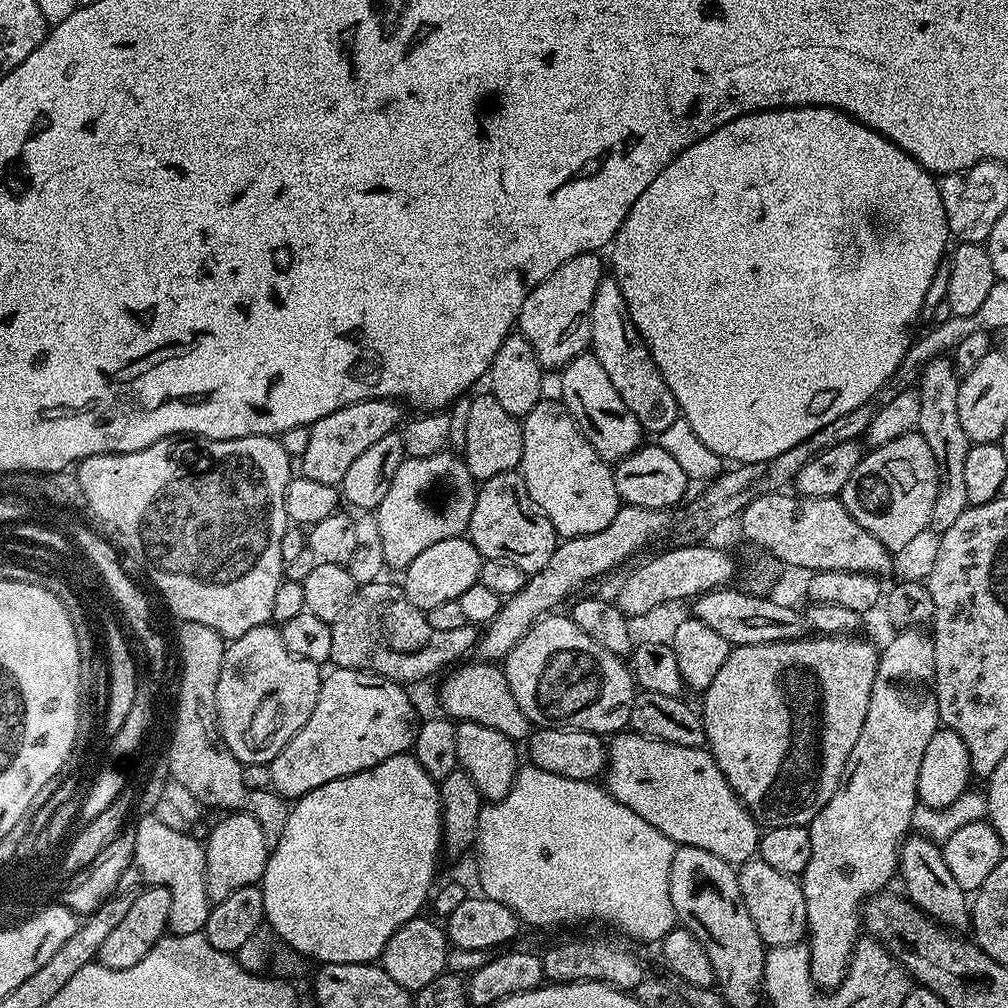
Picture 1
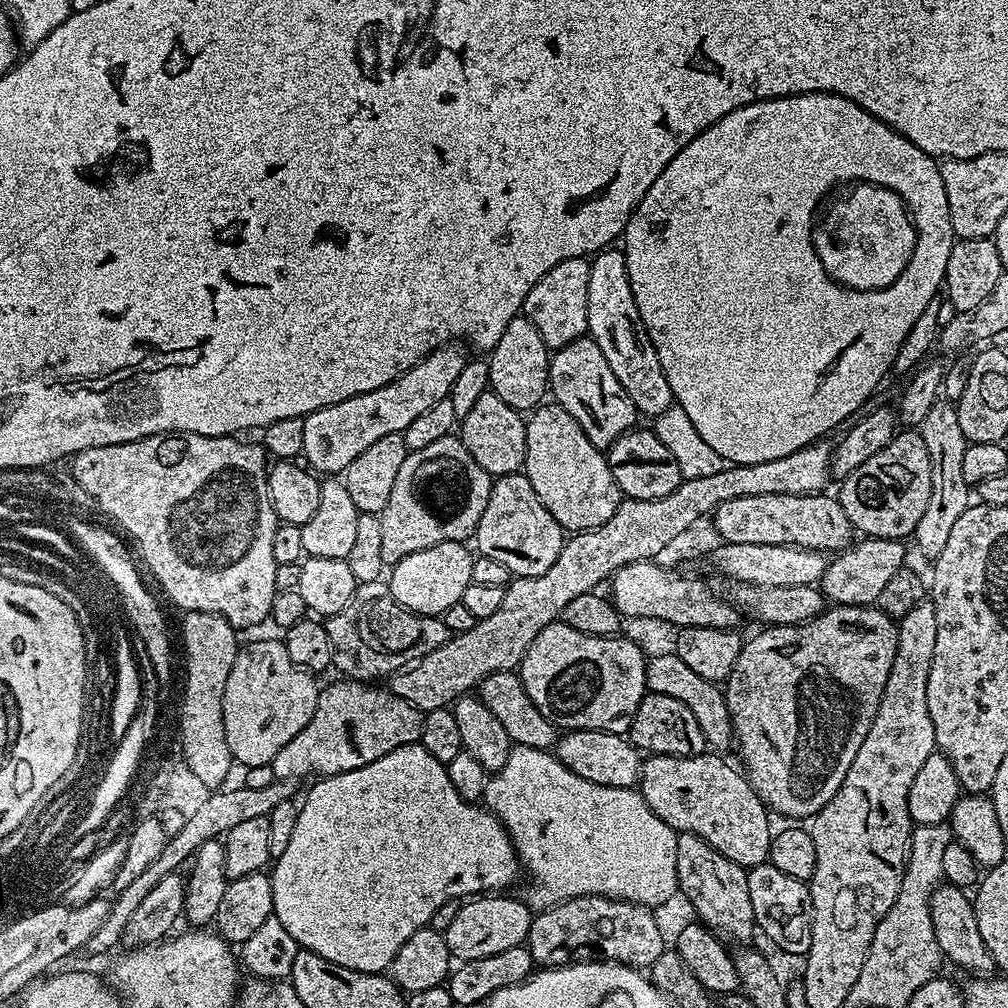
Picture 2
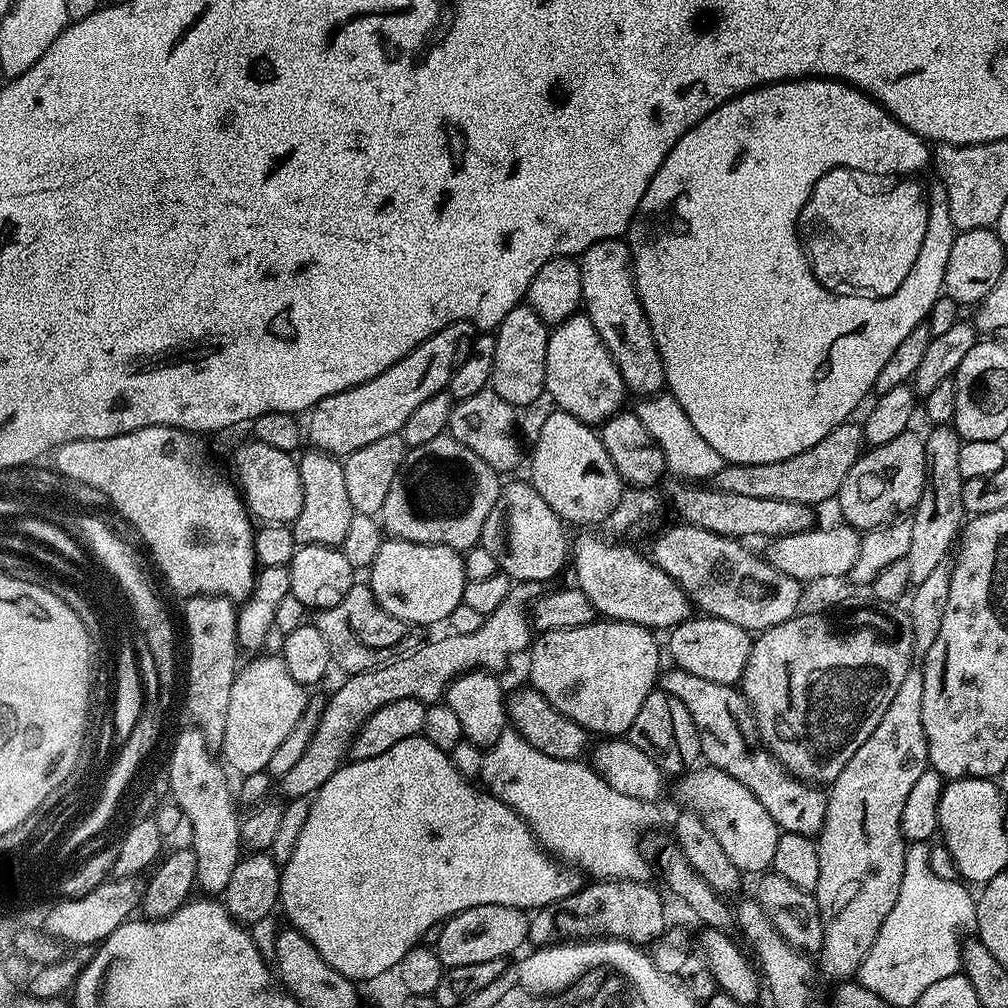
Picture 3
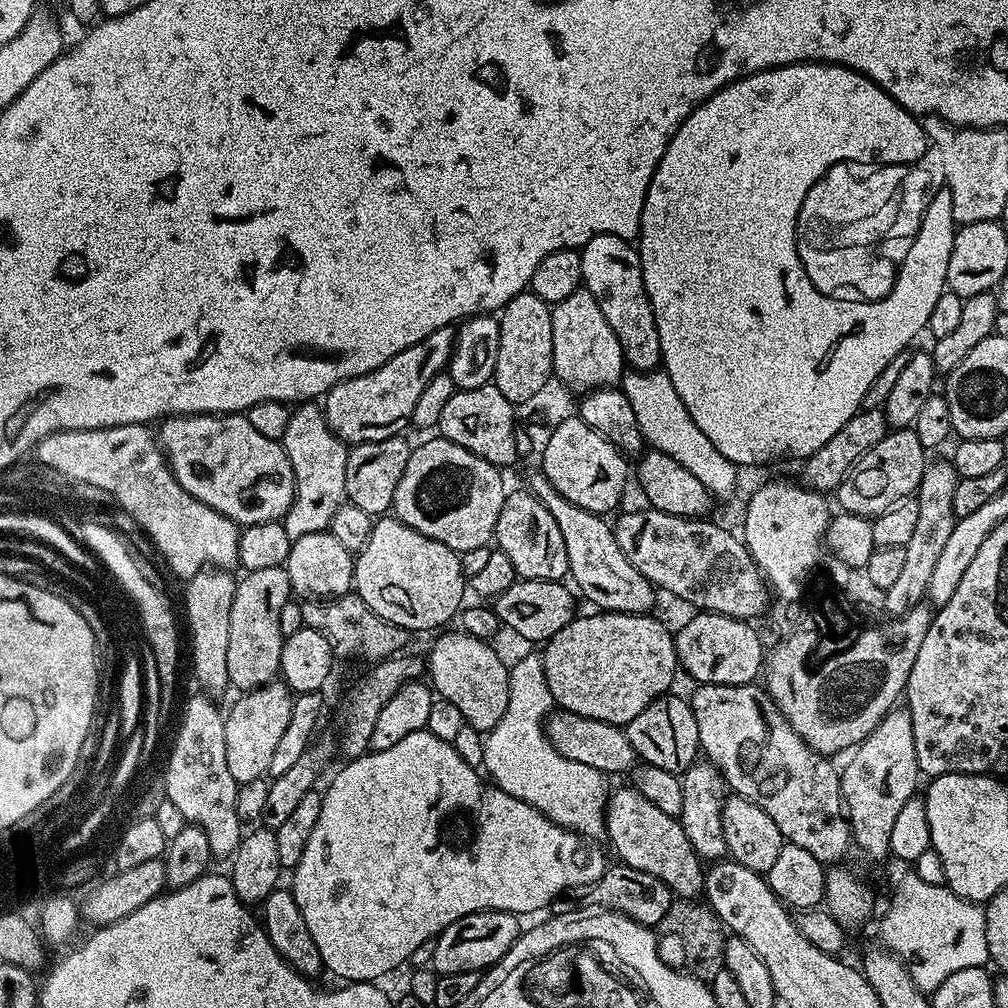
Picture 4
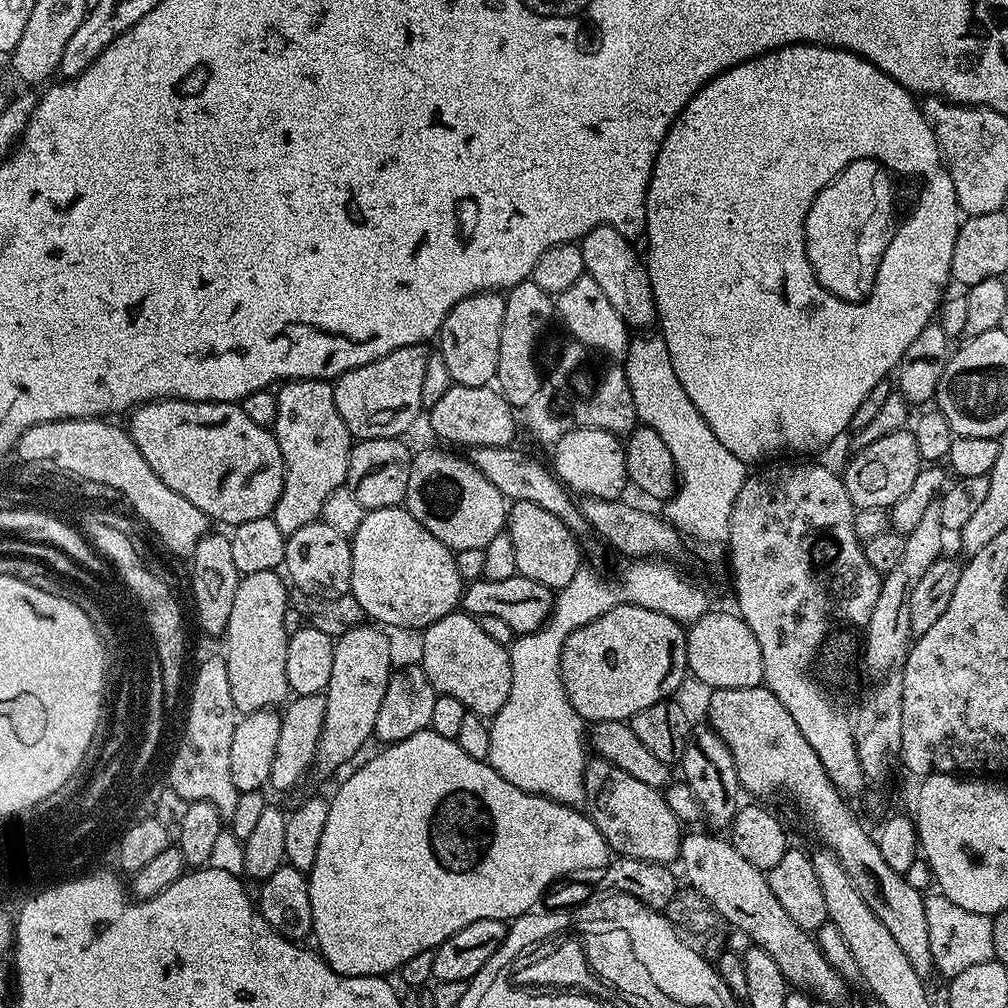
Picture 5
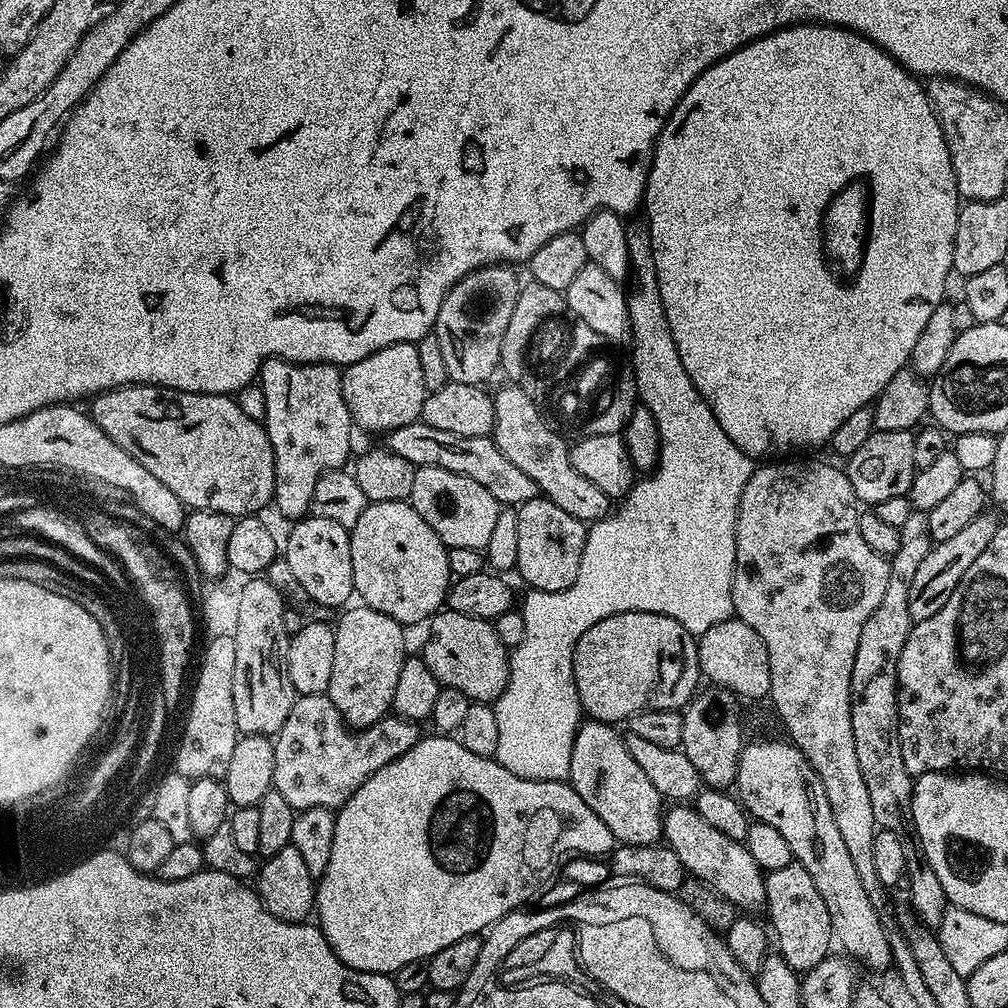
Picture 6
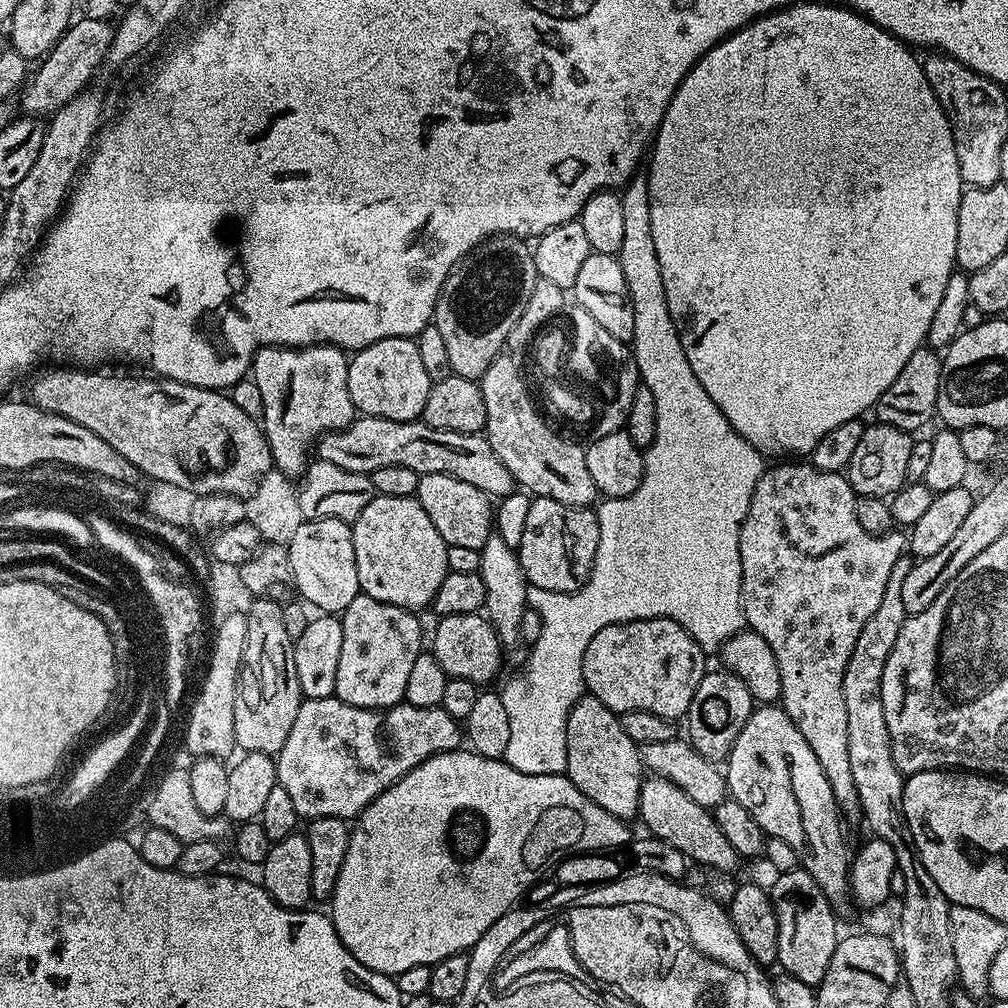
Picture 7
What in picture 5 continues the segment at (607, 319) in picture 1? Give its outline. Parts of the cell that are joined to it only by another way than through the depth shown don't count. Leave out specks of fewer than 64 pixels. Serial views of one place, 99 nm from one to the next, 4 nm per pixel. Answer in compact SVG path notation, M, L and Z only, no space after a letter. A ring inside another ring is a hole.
M608 224L598 226L584 235L579 241L584 259L584 271L587 275L602 286L606 298L610 298L610 306L618 310L618 314L624 323L632 330L648 330L657 323L656 303L650 286L650 278L645 261L635 252L633 241L628 240L622 234L618 234L616 228Z

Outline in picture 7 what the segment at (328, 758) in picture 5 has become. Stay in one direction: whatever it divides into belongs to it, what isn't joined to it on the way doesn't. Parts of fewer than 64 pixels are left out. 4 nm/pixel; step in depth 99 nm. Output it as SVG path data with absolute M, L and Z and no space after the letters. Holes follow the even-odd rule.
M359 595L346 606L340 616L342 622L342 655L338 657L338 682L334 695L342 702L359 708L374 708L383 710L393 708L401 703L406 694L406 681L410 669L414 667L414 658L422 650L420 644L420 620L415 611L399 608L390 602L378 602L378 598Z

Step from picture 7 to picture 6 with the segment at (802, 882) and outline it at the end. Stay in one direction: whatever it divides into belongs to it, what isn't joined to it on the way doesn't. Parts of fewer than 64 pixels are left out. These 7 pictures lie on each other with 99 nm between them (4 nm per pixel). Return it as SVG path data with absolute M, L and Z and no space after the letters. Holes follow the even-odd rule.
M790 863L782 866L782 870L767 873L764 878L766 886L767 923L770 925L774 944L779 955L797 974L810 971L818 962L822 962L830 954L828 947L833 947L834 937L830 926L830 910L826 910L826 902L822 894L818 894L818 886L814 886L814 878L806 874L801 864Z

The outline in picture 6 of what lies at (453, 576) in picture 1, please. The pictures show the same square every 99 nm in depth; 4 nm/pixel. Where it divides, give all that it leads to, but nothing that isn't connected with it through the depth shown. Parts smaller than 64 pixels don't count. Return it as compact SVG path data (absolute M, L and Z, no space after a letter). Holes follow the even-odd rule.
M408 500L369 503L358 522L350 529L350 558L354 562L354 592L367 607L390 614L400 624L420 624L445 607L448 589L454 579L448 565L448 549L430 530L426 518L414 510Z

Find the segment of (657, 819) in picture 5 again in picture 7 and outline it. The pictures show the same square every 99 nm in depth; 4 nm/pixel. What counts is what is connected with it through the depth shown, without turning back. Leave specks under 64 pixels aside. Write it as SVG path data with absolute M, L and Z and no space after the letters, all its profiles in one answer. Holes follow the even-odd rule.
M585 694L566 718L566 773L569 780L602 810L632 822L640 811L640 791L646 779L641 749L622 730L620 716L596 696Z

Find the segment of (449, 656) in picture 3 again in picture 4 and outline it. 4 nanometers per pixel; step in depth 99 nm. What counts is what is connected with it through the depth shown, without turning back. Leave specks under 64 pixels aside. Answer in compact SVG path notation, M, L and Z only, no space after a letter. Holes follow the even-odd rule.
M397 654L389 659L373 663L371 667L369 667L372 669L353 686L352 693L349 694L348 701L344 704L344 729L340 732L340 748L338 744L338 752L341 752L344 758L355 758L369 751L372 742L374 722L378 722L378 714L382 714L382 706L386 706L386 702L390 702L390 698L394 698L394 694L398 694L398 690L402 690L402 686L419 681L421 677L425 675L426 664L421 657L419 660L416 656L404 655L405 654Z

